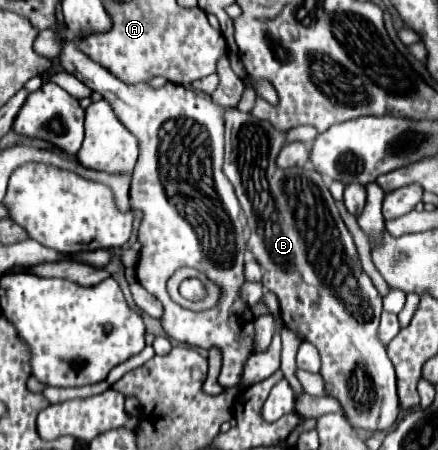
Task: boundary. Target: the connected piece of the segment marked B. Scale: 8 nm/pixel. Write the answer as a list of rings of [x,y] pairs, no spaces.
[[[237,108],[233,110],[225,110],[225,164],[223,164],[223,172],[225,176],[229,178],[229,182],[233,184],[235,188],[235,194],[241,202],[241,208],[247,216],[247,226],[251,230],[251,236],[249,236],[249,242],[247,242],[247,248],[253,252],[253,256],[257,258],[257,262],[261,264],[261,270],[263,270],[263,286],[277,294],[279,298],[279,304],[281,304],[281,318],[285,322],[287,328],[291,330],[297,330],[301,334],[303,340],[311,342],[319,354],[321,354],[321,376],[325,380],[325,388],[329,392],[329,396],[337,398],[345,410],[345,416],[349,420],[349,424],[353,428],[363,428],[363,430],[371,430],[371,432],[383,432],[383,430],[389,430],[395,420],[397,420],[397,414],[399,414],[399,400],[397,400],[397,388],[395,388],[395,370],[393,370],[393,364],[387,356],[387,348],[385,344],[379,340],[377,336],[377,328],[379,328],[379,316],[381,316],[381,296],[377,292],[377,288],[373,286],[371,278],[363,272],[361,268],[361,262],[359,262],[359,254],[357,254],[357,248],[353,244],[353,236],[349,234],[349,230],[345,228],[341,216],[339,216],[339,210],[335,206],[335,200],[329,192],[329,188],[325,186],[323,182],[323,176],[319,176],[319,172],[307,172],[305,168],[279,168],[275,164],[277,160],[277,154],[279,150],[287,144],[287,132],[281,132],[281,130],[275,130],[273,124],[269,124],[267,120],[259,120],[255,116],[249,116]]]

